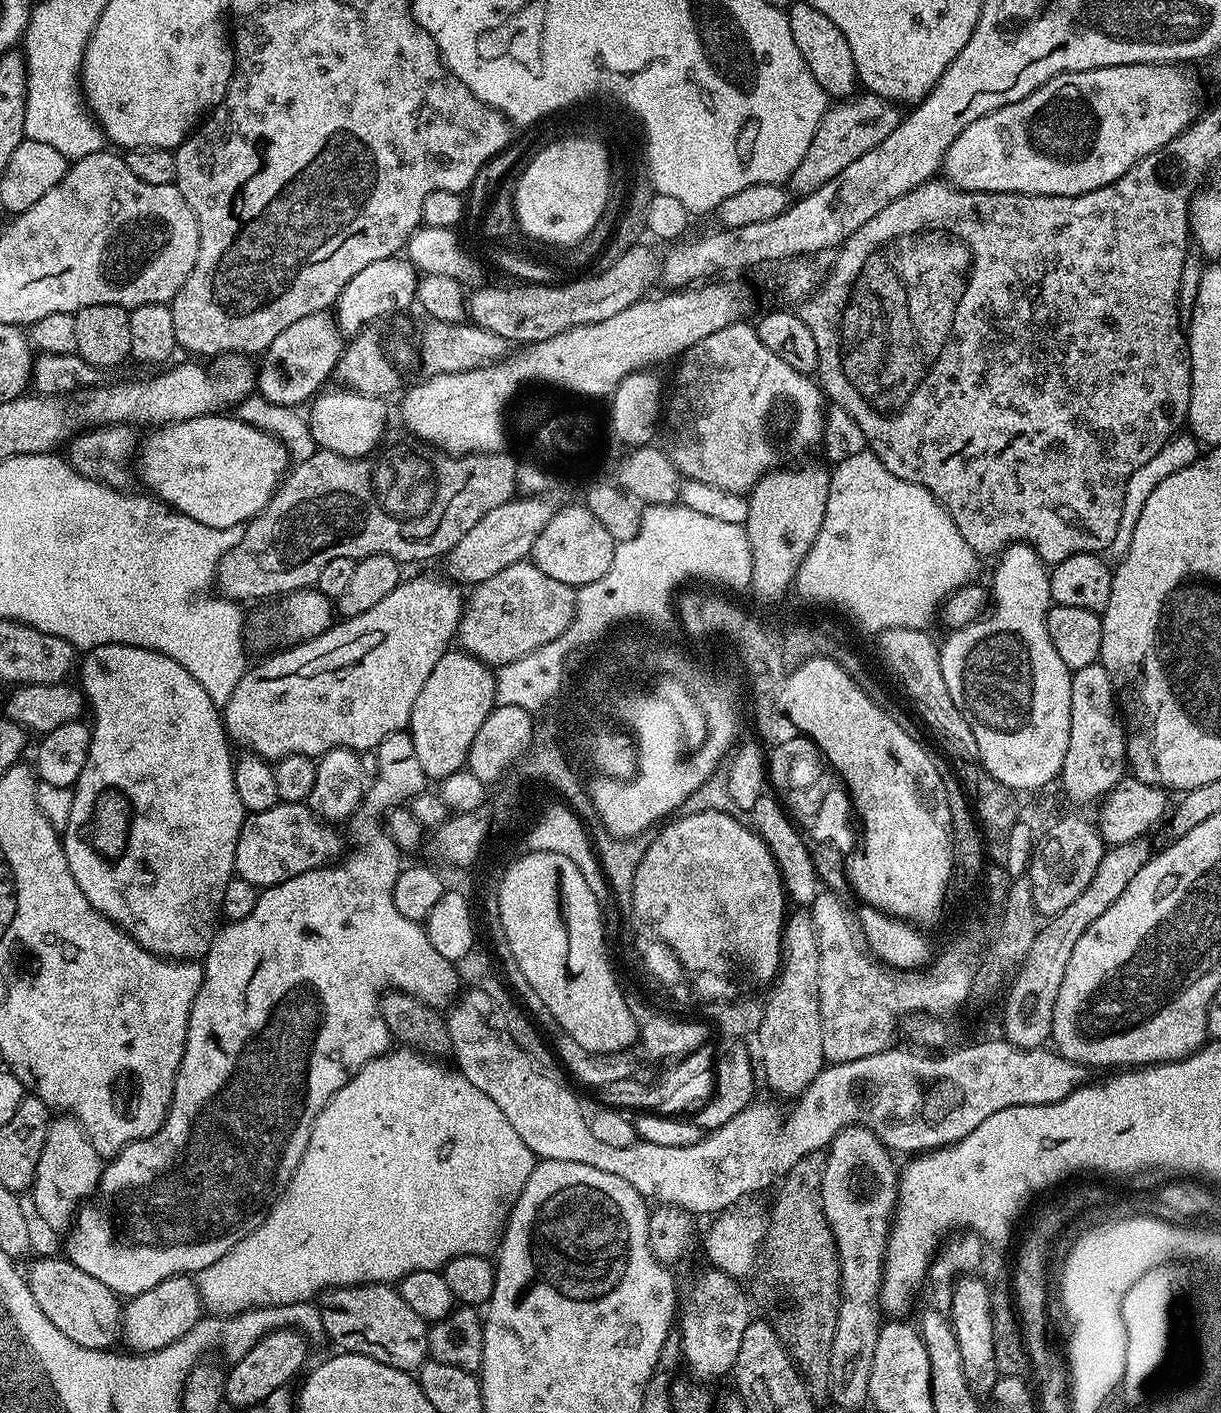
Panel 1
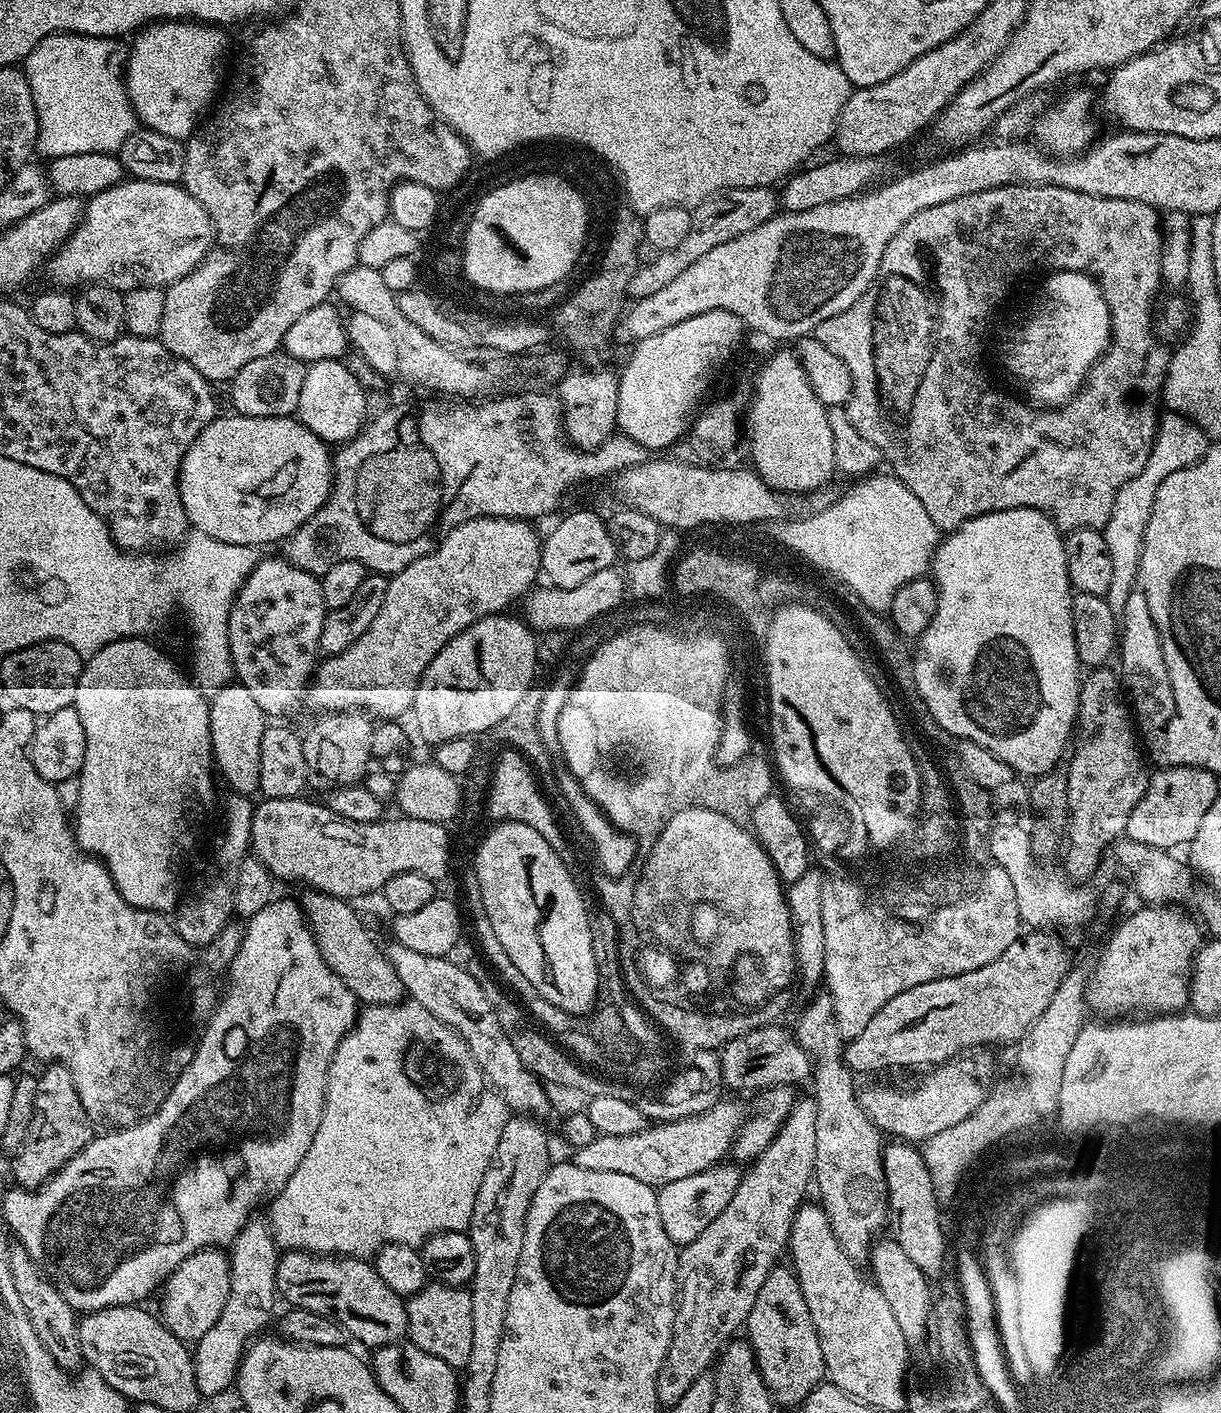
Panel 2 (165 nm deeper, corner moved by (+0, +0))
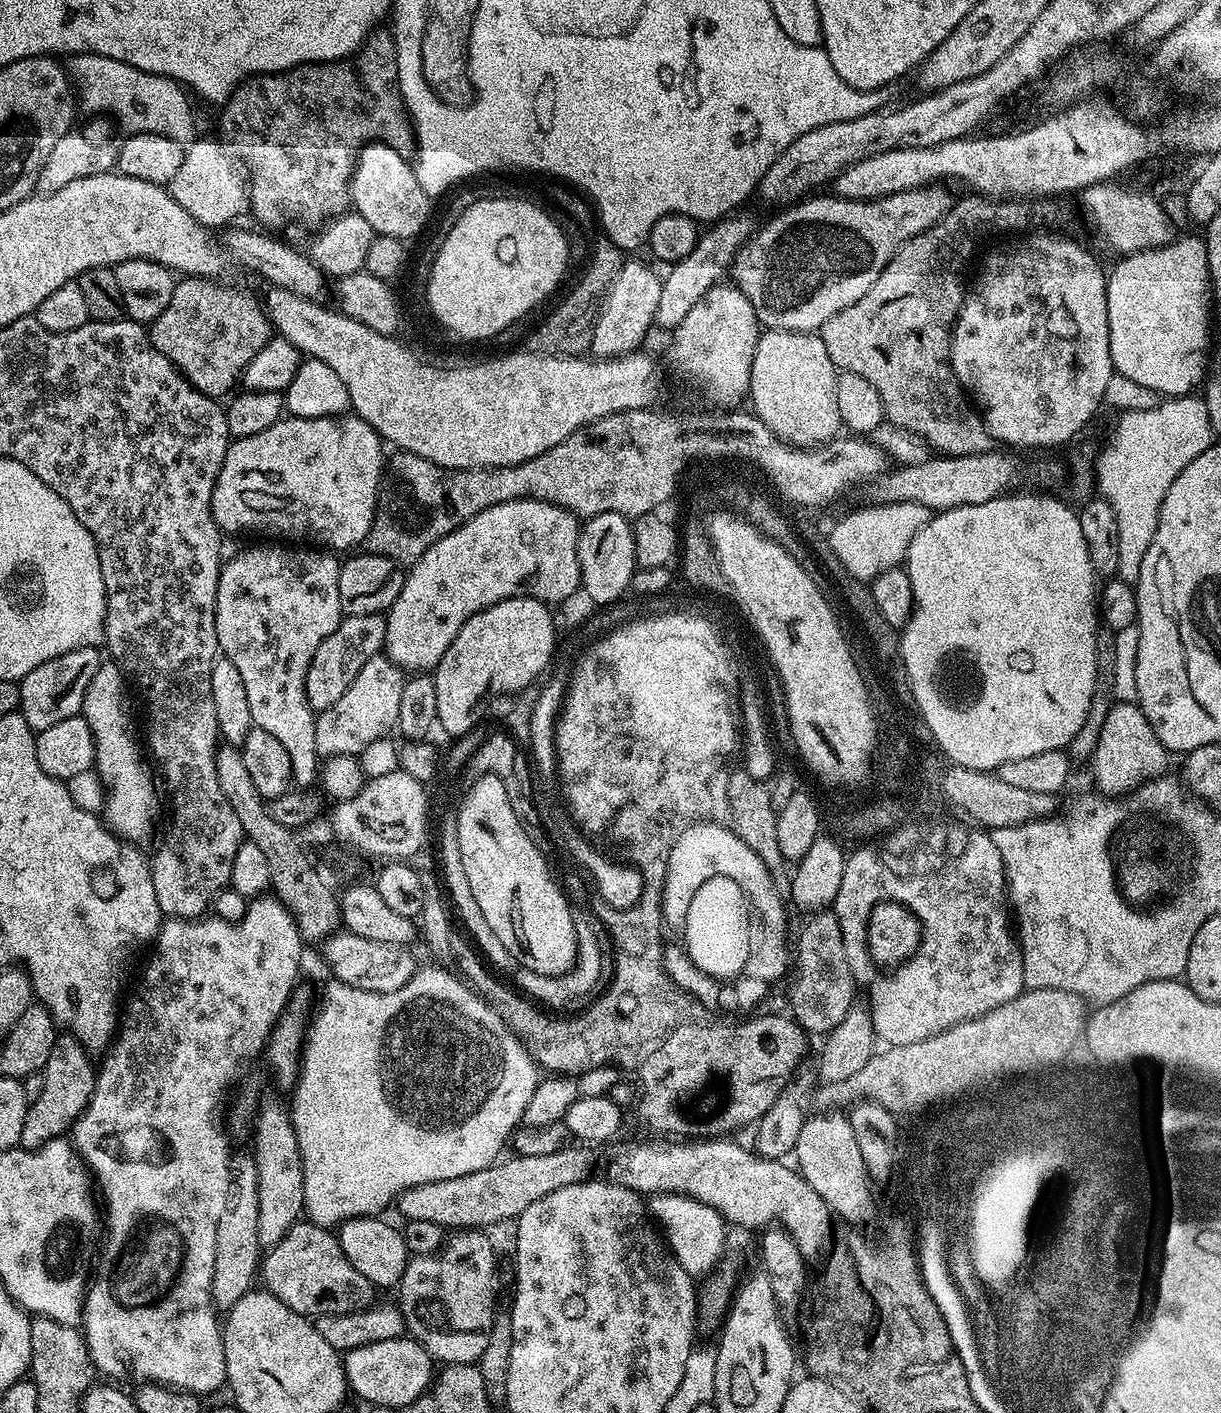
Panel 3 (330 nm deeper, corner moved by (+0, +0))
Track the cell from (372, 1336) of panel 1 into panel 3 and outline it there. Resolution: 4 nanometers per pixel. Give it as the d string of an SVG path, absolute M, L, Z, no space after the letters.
M311 1222L295 1224L286 1230L286 1238L263 1253L262 1284L267 1291L286 1302L290 1310L309 1318L361 1312L374 1300L374 1286L350 1266L350 1258L342 1254L337 1233Z

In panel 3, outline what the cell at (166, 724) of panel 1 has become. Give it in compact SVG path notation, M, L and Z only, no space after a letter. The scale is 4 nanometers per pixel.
M101 663L98 674L94 674L94 682L90 682L90 690L86 692L82 715L96 739L94 768L100 773L106 789L106 803L102 812L106 817L107 827L129 842L141 842L140 840L148 836L147 824L151 822L152 811L156 808L158 784L153 773L148 773L143 768L146 756L142 751L141 741L140 744L136 741L136 728L132 725L132 704L128 701L127 687L129 688L129 685L119 664Z

